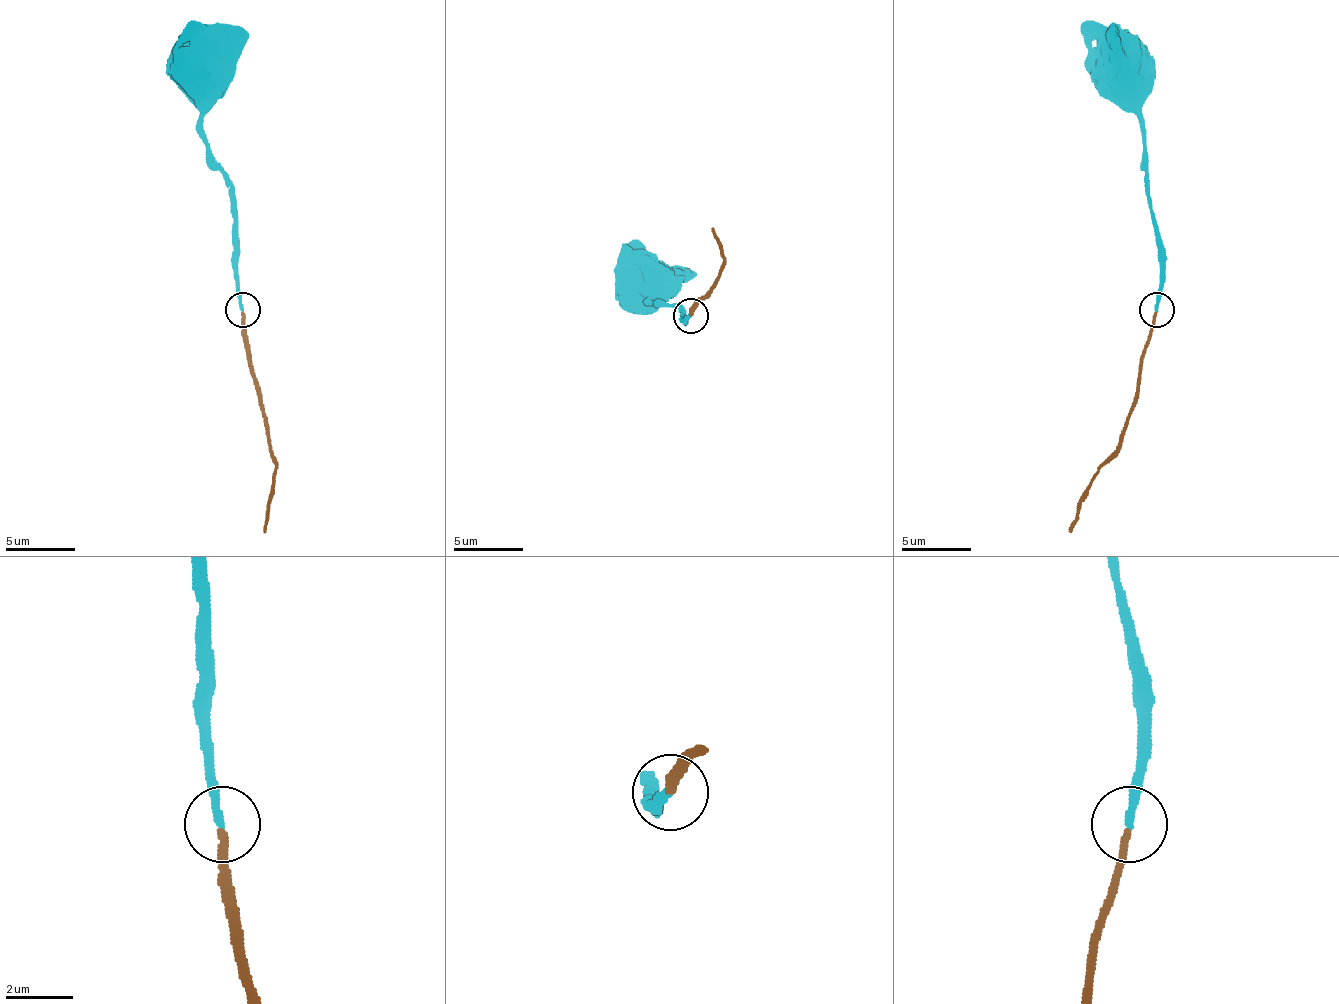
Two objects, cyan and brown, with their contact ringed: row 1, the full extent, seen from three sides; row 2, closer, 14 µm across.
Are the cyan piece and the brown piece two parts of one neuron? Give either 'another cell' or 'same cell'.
same cell

